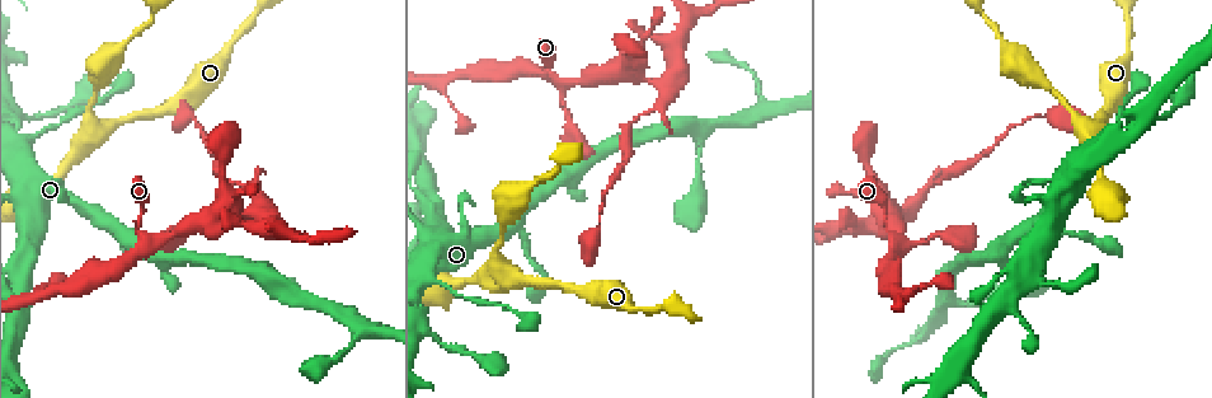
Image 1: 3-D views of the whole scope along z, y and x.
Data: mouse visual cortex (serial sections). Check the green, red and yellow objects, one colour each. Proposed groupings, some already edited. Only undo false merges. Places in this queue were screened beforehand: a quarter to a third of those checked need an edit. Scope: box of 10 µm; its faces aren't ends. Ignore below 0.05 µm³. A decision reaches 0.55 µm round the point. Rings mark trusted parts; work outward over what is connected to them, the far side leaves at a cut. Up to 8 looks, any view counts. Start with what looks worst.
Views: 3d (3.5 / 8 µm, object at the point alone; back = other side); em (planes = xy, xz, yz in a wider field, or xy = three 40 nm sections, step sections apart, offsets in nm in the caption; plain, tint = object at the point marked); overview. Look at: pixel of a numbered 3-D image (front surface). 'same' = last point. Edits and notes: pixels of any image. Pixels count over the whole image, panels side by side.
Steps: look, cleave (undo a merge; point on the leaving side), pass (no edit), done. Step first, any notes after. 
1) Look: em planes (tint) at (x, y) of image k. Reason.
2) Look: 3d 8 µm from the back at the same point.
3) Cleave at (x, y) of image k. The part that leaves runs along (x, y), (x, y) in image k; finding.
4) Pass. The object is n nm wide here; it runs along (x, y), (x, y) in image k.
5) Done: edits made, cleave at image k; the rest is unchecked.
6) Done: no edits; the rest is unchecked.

Look: 3d 3.5 µm at (144, 235) of image 1. Sharp bend.

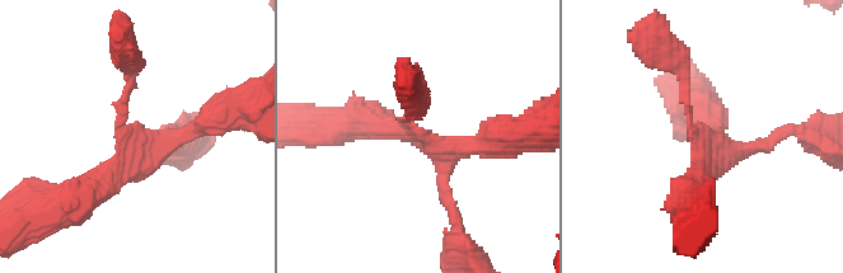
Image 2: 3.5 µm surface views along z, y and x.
Look: em planes (plain) at (703, 133) of image 2. 4 arms meet here; the arms are 150, 200, 200, 300 nm wide; shape alone is not enough.

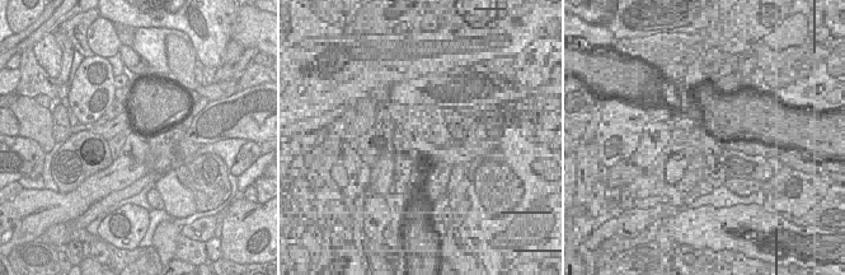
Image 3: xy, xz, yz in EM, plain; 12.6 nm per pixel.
Look: em planes (tint) at the same point.

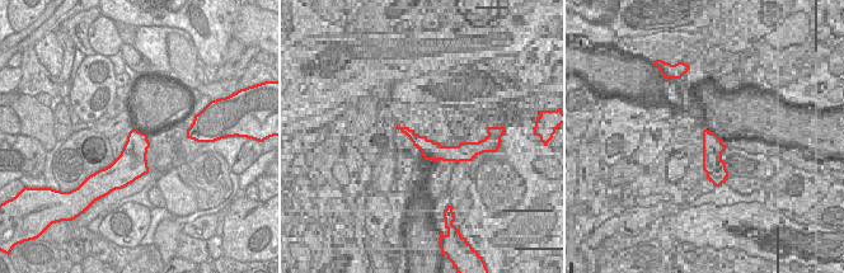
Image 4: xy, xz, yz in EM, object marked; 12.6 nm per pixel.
Pass. It runs along (131, 61), (127, 127), (151, 146), (202, 127) in image 2; continuous, no second cell.

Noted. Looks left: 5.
Look: 3d 8 µm at (40, 292) of image 1. Three arms meet.

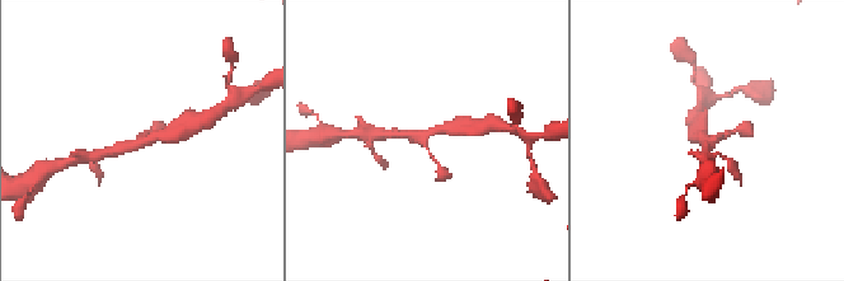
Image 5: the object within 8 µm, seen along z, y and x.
Look: 3d 3.5 µm from the back at the same point.

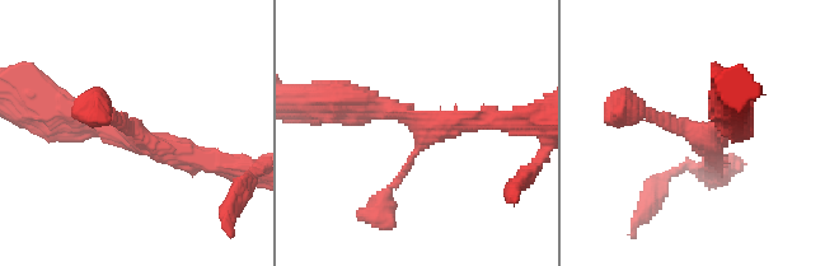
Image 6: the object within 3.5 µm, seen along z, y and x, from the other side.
Look: em xy step 3 (tint) at (131, 133) of image 6. 3 arms meet here; the arms are 100, 250, 350 nm wide.

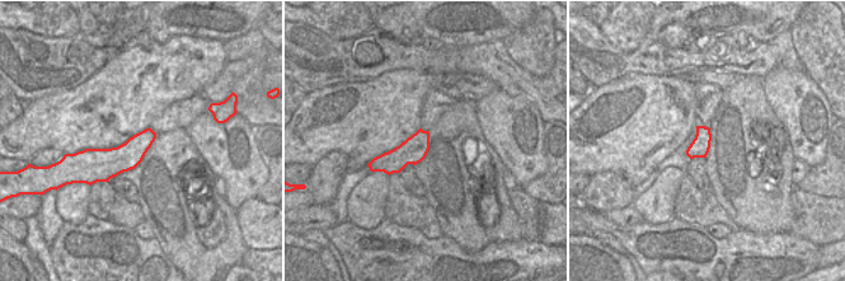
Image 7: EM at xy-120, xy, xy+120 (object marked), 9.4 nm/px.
Pass. It runs along (338, 102), (417, 121), (421, 148), (389, 190) in image 6; all the same cell.

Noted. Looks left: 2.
Done: no edits; the rest is unchecked.

